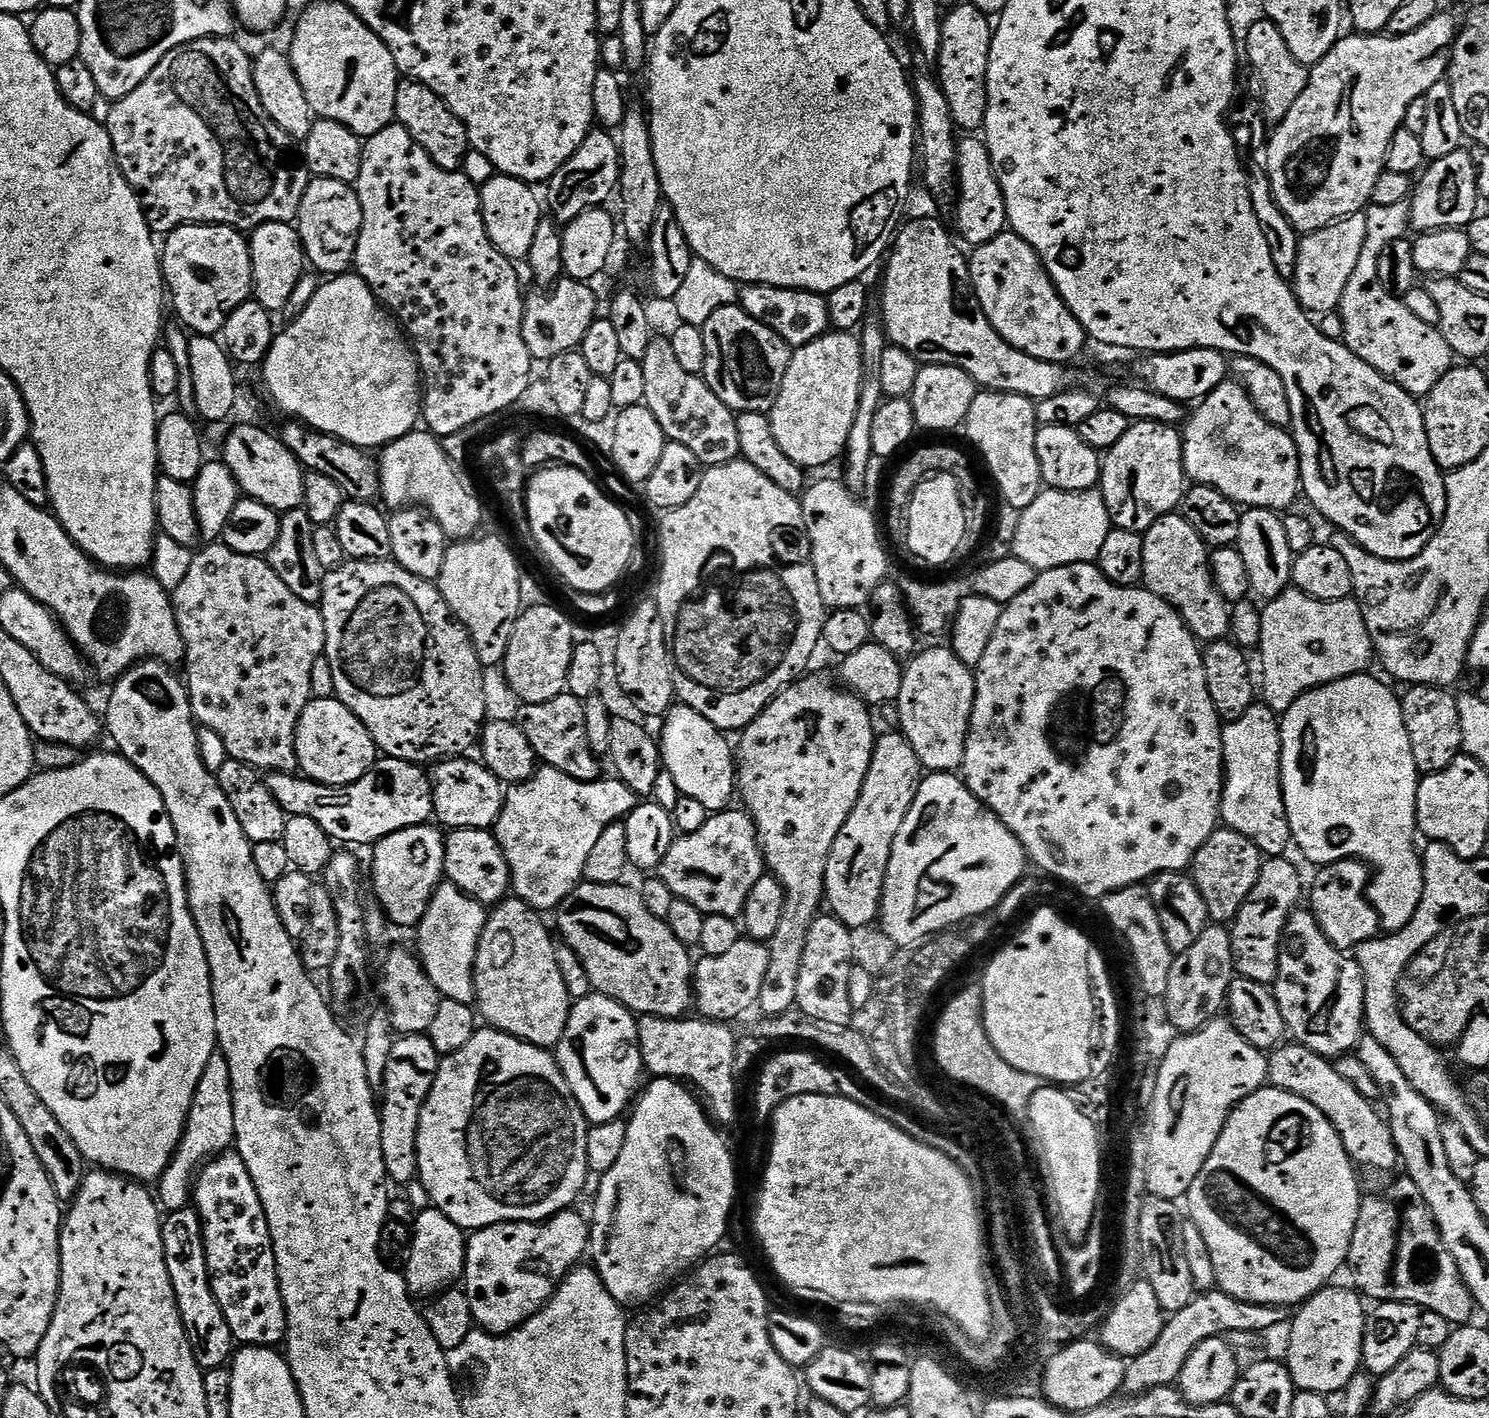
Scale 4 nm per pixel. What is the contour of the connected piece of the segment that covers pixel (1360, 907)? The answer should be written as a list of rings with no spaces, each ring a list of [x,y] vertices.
[[[1355,858],[1340,860],[1317,871],[1320,873],[1312,884],[1310,910],[1315,914],[1328,941],[1337,950],[1354,950],[1359,944],[1373,939],[1381,931],[1380,916],[1376,913],[1373,901],[1368,901],[1368,896],[1364,893],[1368,888],[1368,871],[1369,865]]]

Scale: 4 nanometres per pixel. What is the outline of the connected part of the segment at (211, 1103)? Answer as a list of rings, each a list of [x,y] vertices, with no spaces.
[[[217,1050],[213,1052],[210,1062],[206,1062],[206,1070],[198,1082],[196,1097],[192,1099],[192,1108],[188,1111],[184,1135],[180,1137],[172,1160],[158,1181],[158,1200],[165,1213],[189,1207],[190,1193],[193,1191],[198,1169],[212,1157],[229,1151],[233,1147],[235,1134],[230,1066],[223,1052]]]

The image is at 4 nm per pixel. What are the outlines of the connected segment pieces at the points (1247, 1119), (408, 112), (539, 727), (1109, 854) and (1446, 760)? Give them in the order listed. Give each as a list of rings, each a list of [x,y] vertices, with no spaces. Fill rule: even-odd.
[[[1265,1086],[1254,1095],[1248,1096],[1243,1102],[1232,1109],[1232,1115],[1228,1117],[1228,1123],[1216,1139],[1216,1146],[1212,1149],[1212,1155],[1202,1166],[1202,1170],[1194,1178],[1190,1186],[1186,1203],[1190,1211],[1190,1219],[1196,1223],[1198,1230],[1202,1230],[1202,1238],[1206,1238],[1206,1246],[1212,1255],[1214,1262],[1214,1274],[1219,1291],[1233,1299],[1245,1304],[1287,1306],[1286,1304],[1299,1305],[1315,1292],[1320,1291],[1329,1283],[1328,1280],[1339,1268],[1345,1267],[1350,1250],[1350,1242],[1354,1234],[1356,1219],[1360,1213],[1360,1201],[1362,1191],[1356,1181],[1357,1169],[1340,1141],[1340,1135],[1334,1130],[1334,1126],[1326,1119],[1310,1102],[1306,1102],[1301,1096],[1293,1092],[1283,1092],[1281,1088]]]
[[[411,78],[401,79],[397,83],[395,123],[401,124],[442,170],[459,172],[465,167],[464,159],[470,153],[468,128],[457,118],[454,110],[450,110],[448,103],[425,84]]]
[[[561,694],[550,702],[524,704],[519,719],[530,746],[536,751],[537,761],[565,772],[570,778],[581,780],[584,784],[595,784],[601,779],[602,772],[600,760],[592,753],[592,744],[588,741],[588,720],[584,717],[584,708],[585,701]]]
[[[1095,563],[1091,564],[1071,564],[1070,566],[1058,566],[1051,568],[1037,575],[1035,582],[1026,586],[1018,598],[1014,598],[1010,603],[1003,605],[1000,621],[996,627],[994,638],[990,646],[986,646],[986,658],[982,658],[980,667],[975,673],[976,677],[976,701],[972,703],[972,719],[968,725],[968,738],[964,742],[964,763],[962,765],[962,779],[968,785],[968,789],[990,809],[994,815],[1002,815],[1008,824],[1012,824],[1016,832],[1020,833],[1021,840],[1031,848],[1032,855],[1043,864],[1045,868],[1051,868],[1054,873],[1058,872],[1062,876],[1069,878],[1069,885],[1081,892],[1084,896],[1095,896],[1101,898],[1108,896],[1120,889],[1131,888],[1139,885],[1142,881],[1151,881],[1152,877],[1159,876],[1162,872],[1179,872],[1187,869],[1191,865],[1192,859],[1196,856],[1196,851],[1204,845],[1213,832],[1217,831],[1221,823],[1220,818],[1220,795],[1224,789],[1224,743],[1220,737],[1222,731],[1222,716],[1214,705],[1214,698],[1208,693],[1206,686],[1206,674],[1204,673],[1204,658],[1198,641],[1188,630],[1183,618],[1176,613],[1162,598],[1155,596],[1143,586],[1135,588],[1123,588],[1117,584],[1112,584],[1100,573],[1099,567]]]
[[[1412,686],[1402,696],[1404,725],[1410,738],[1410,750],[1414,754],[1417,773],[1429,776],[1446,770],[1456,756],[1461,755],[1464,739],[1457,697],[1440,686]]]

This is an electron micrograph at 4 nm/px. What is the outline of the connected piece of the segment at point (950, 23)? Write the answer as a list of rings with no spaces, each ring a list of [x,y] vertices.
[[[964,2],[949,16],[947,13],[940,26],[942,46],[938,61],[938,83],[946,94],[953,125],[964,134],[976,134],[983,129],[988,109],[988,67],[994,31],[993,25],[988,25],[988,20],[989,17],[976,9],[972,3]]]

